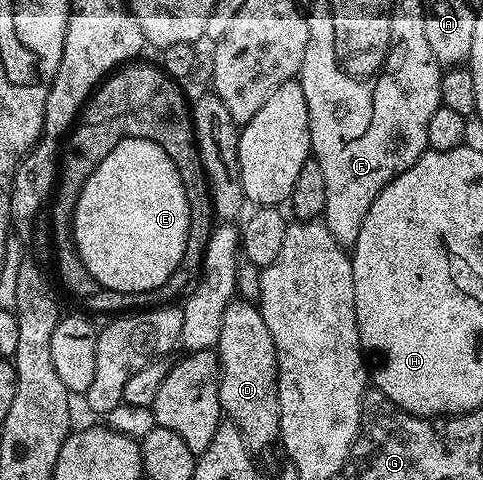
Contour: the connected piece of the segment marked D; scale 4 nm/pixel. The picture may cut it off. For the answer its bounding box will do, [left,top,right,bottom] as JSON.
[219,299,280,454]

